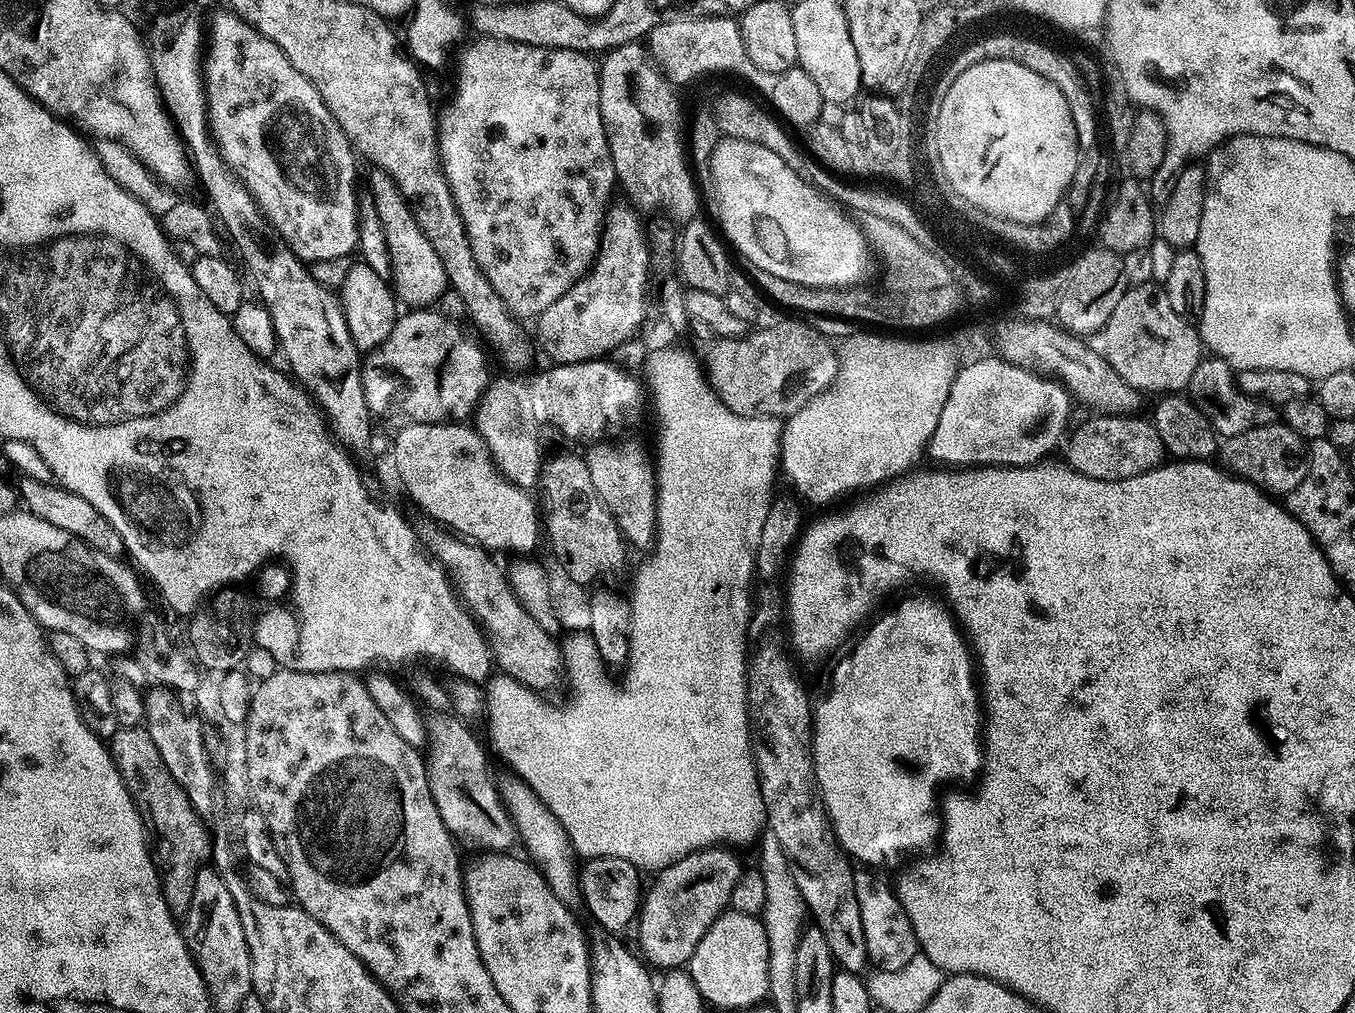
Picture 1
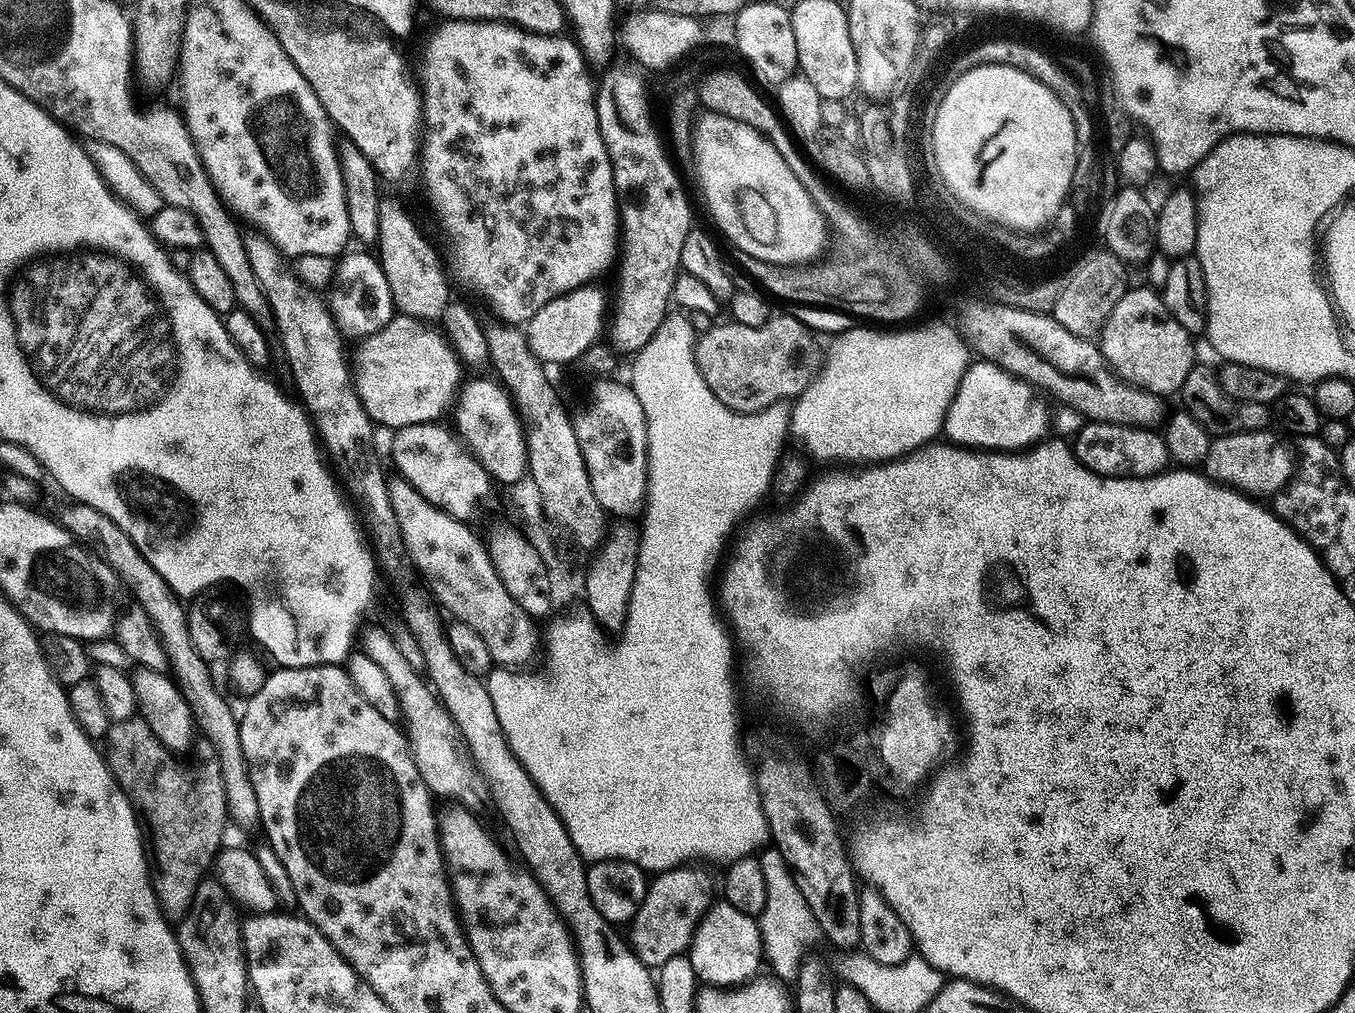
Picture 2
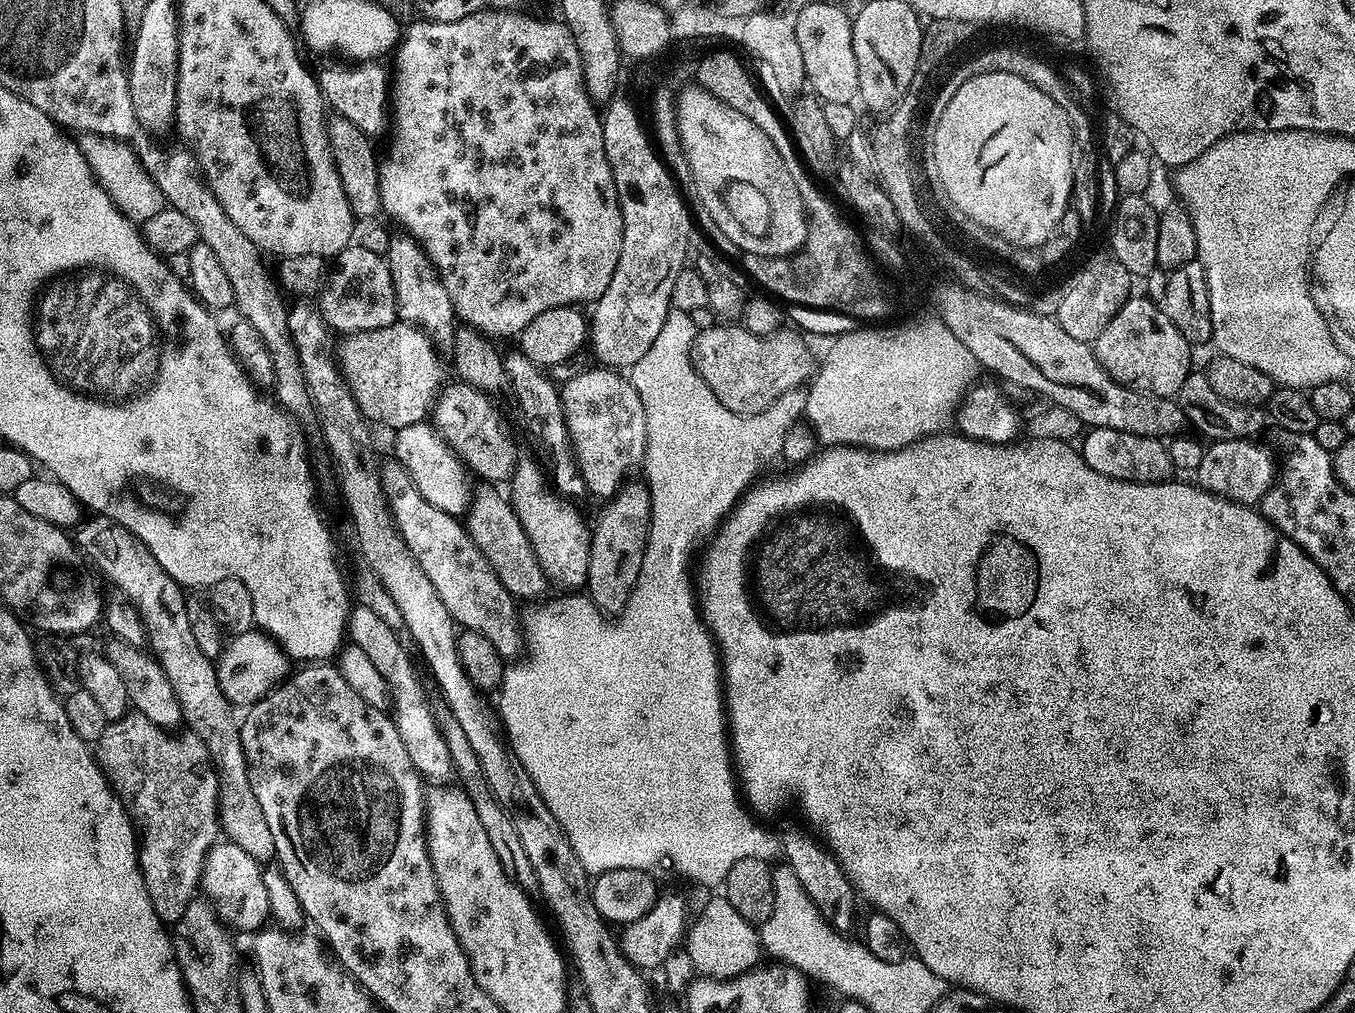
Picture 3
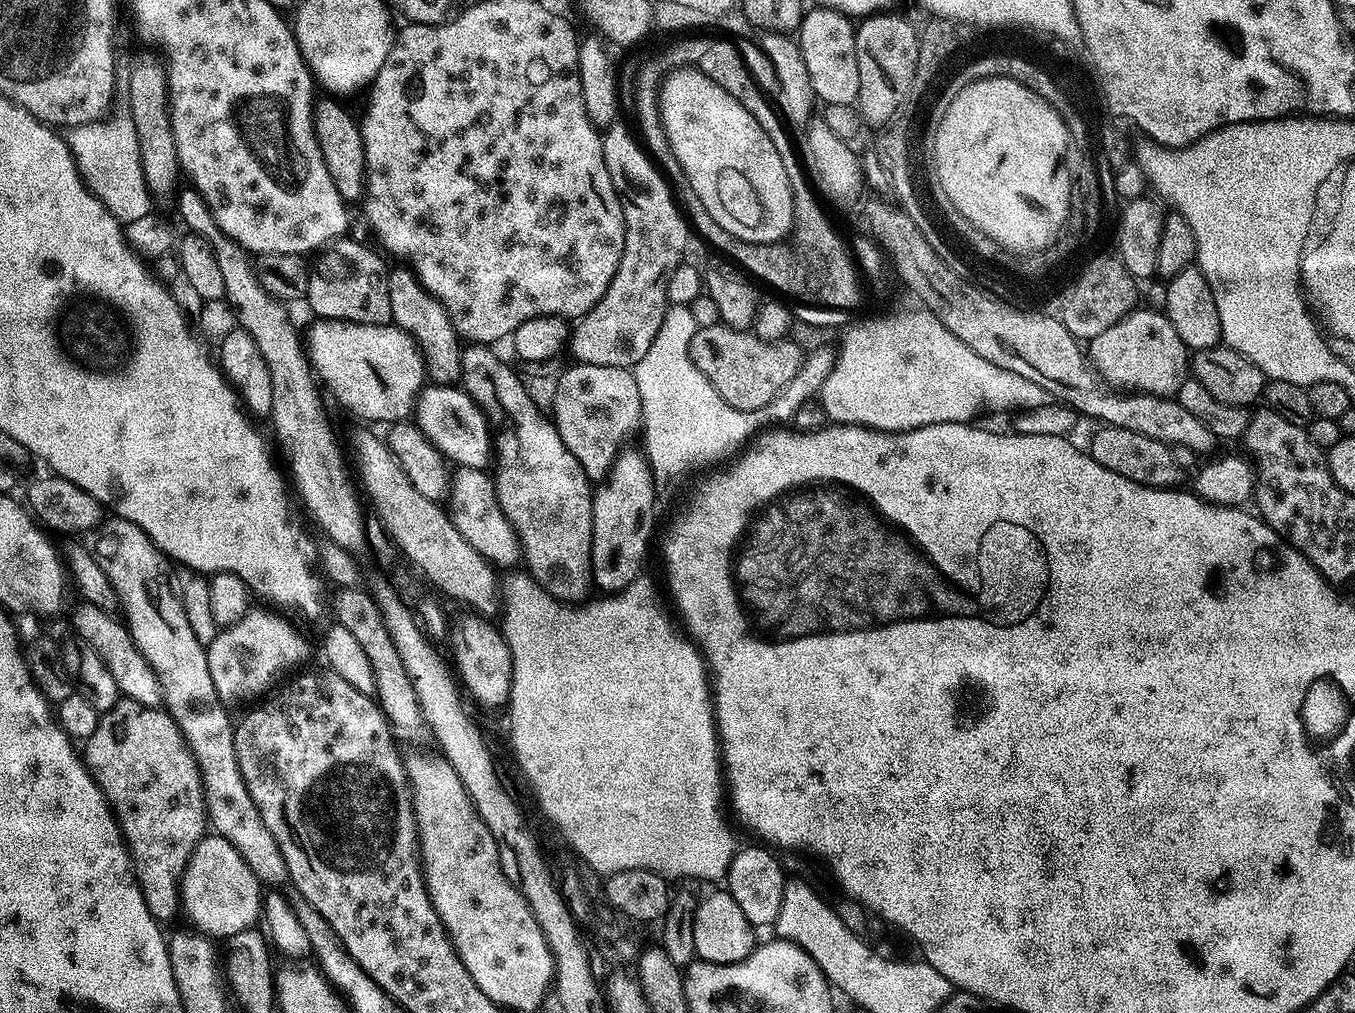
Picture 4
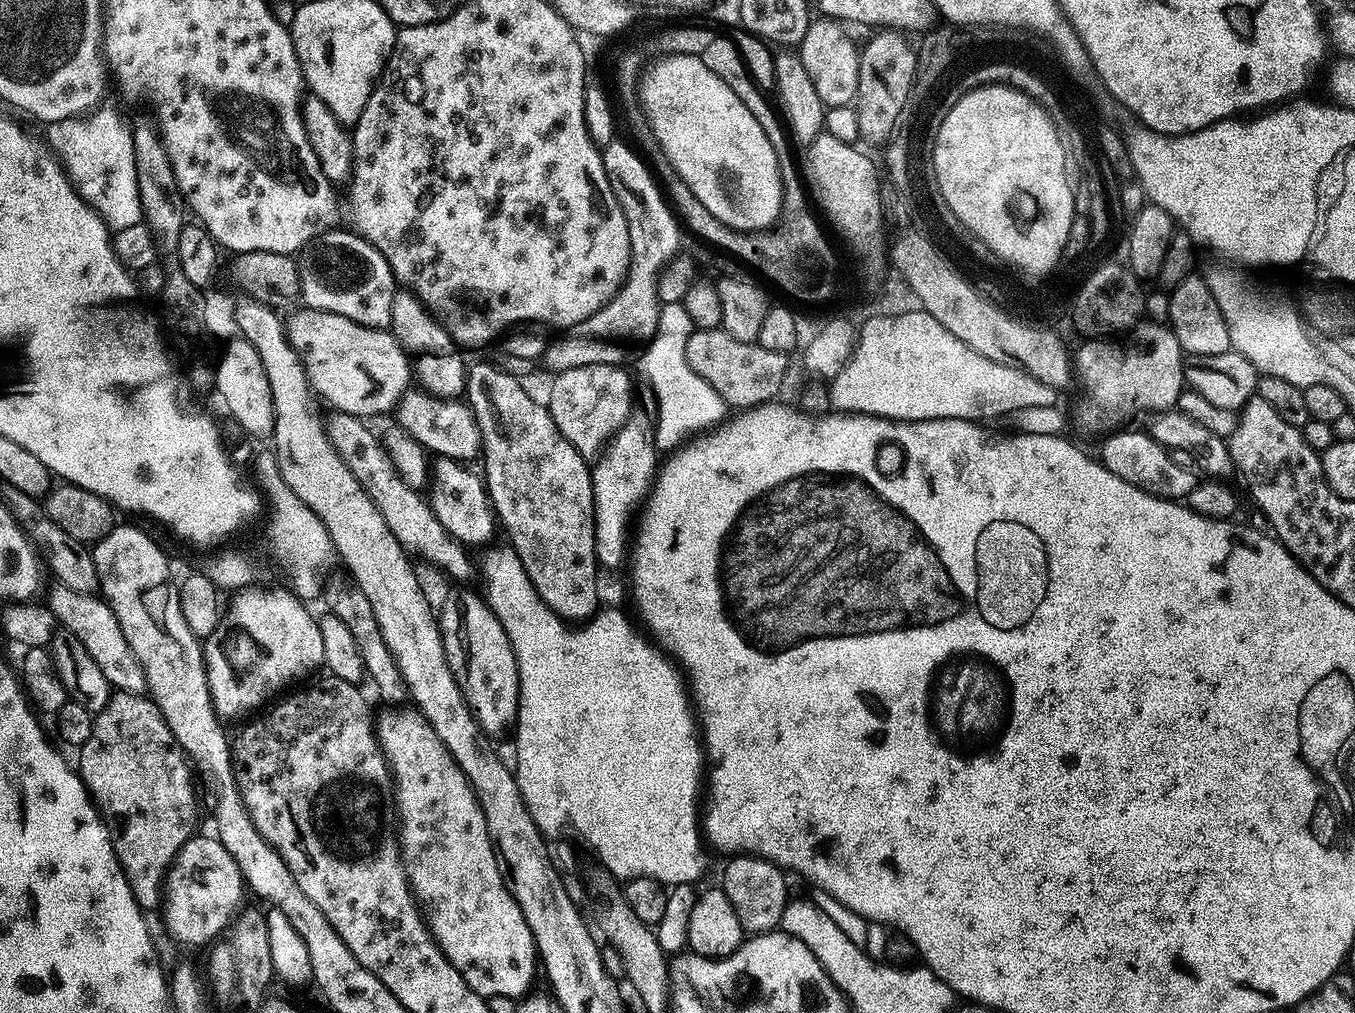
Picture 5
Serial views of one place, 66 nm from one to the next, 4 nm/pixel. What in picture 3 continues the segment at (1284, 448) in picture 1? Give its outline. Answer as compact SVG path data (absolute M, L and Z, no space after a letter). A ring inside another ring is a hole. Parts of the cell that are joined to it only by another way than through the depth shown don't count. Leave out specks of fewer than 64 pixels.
M1255 439L1247 440L1214 440L1205 447L1202 462L1198 462L1198 470L1194 480L1199 487L1213 492L1224 500L1232 500L1236 504L1249 506L1259 505L1260 499L1274 479L1274 460L1266 449L1255 444Z

